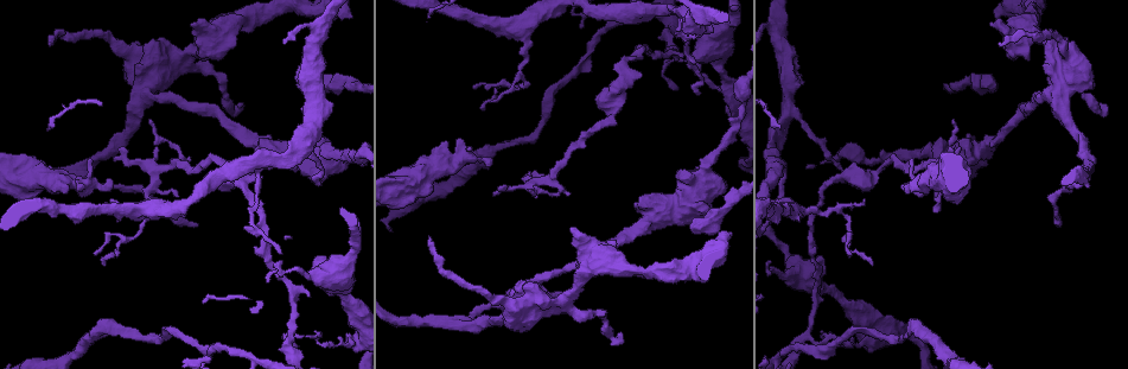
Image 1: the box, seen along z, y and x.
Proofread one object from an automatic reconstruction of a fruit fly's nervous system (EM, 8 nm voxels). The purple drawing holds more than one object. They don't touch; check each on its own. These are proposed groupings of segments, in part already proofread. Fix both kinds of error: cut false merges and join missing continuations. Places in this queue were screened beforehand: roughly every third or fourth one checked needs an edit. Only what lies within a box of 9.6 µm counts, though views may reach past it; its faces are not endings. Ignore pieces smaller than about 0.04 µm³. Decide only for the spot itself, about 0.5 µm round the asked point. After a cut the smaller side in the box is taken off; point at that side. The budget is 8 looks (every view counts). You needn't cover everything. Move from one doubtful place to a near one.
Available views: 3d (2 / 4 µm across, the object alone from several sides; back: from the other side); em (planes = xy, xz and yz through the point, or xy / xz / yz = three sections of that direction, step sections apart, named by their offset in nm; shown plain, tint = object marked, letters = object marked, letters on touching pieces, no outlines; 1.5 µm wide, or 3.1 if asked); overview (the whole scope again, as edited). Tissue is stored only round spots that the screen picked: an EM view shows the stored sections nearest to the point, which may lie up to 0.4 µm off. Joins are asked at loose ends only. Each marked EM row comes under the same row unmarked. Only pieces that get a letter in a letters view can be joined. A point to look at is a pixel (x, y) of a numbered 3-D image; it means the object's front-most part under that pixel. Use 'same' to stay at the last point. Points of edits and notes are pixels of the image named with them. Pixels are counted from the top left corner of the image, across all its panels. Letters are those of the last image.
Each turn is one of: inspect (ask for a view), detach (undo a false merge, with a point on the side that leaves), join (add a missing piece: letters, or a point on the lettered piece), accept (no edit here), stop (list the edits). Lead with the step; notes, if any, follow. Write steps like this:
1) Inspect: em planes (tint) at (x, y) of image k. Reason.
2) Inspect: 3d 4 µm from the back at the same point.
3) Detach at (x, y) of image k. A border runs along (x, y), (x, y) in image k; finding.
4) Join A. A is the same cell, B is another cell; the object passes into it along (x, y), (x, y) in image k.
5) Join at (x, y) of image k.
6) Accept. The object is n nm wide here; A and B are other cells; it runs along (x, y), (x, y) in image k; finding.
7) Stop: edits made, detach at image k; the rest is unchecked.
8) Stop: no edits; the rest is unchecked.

Inspect: 3d 4 µm at (645, 226) of image 1. Thick turns thin.

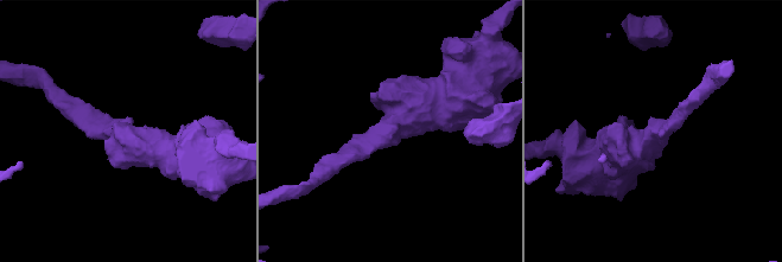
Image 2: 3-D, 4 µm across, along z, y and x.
Inspect: em planes (tint) at (387, 133) of image 2.

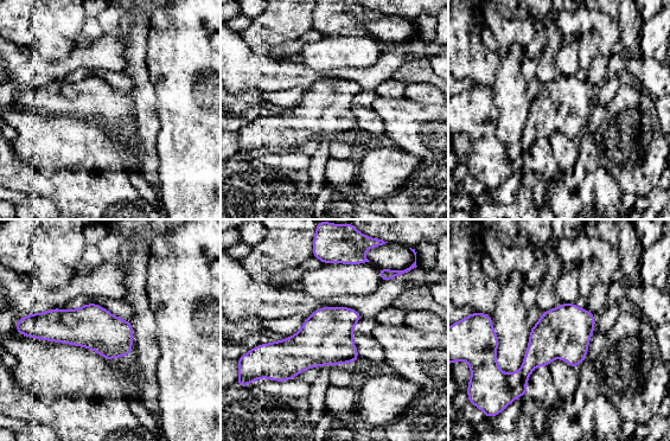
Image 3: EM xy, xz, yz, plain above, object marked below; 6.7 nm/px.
Inspect: em planes (letters) at the same point.

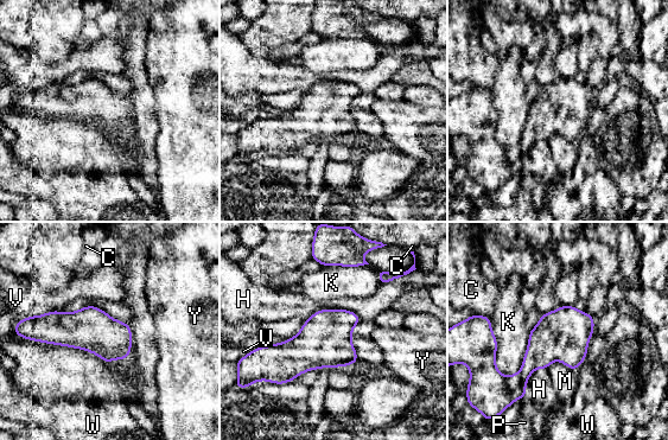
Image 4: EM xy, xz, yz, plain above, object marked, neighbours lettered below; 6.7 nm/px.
Accept. The longest contact is with W, 600 nm; C, H, K, M, P, V, W and Y are other cells; continuous, no second neuron.

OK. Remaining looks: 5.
Inspect: 3d 4 µm at (690, 227) of image 1. Free end.

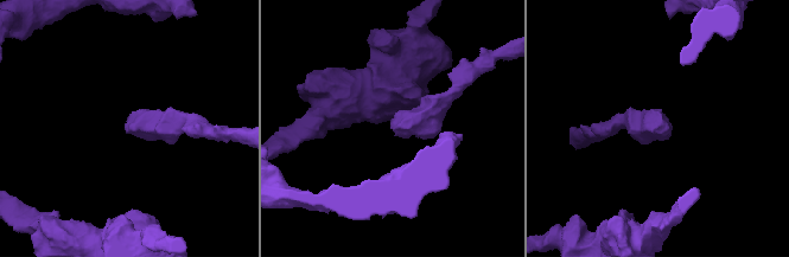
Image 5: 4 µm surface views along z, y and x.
Inspect: em yz step 4 (tint) at (664, 118) of image 5.

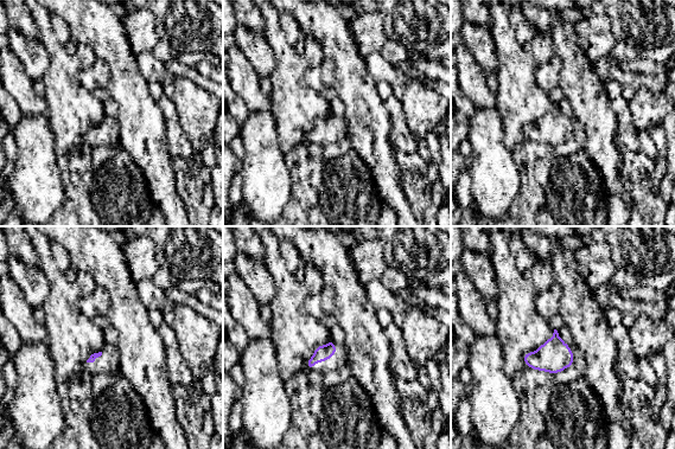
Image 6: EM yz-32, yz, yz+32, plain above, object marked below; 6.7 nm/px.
Inspect: em xz step 4 (letters) at the same point.

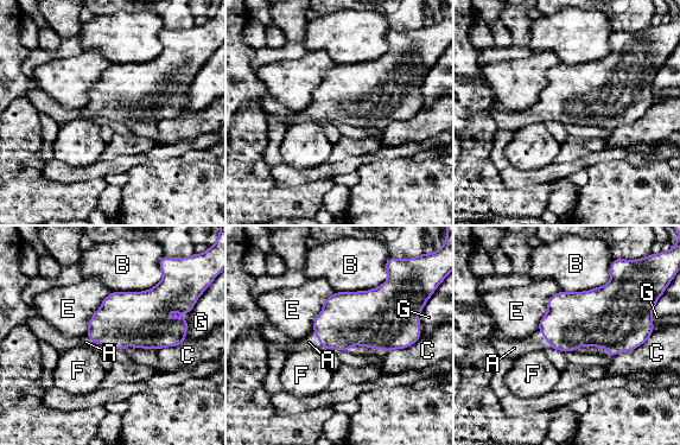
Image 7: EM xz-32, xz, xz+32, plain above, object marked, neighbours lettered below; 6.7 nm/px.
Join A. The object is 340 nm wide here; A is the same cell, B, C, E, F and G are other cells; the object passes into it along (573, 318), (545, 338), (514, 348) in image 7; the neuron continues.

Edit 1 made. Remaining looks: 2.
Stop: edits made, join at image 7; the rest is unchecked.

